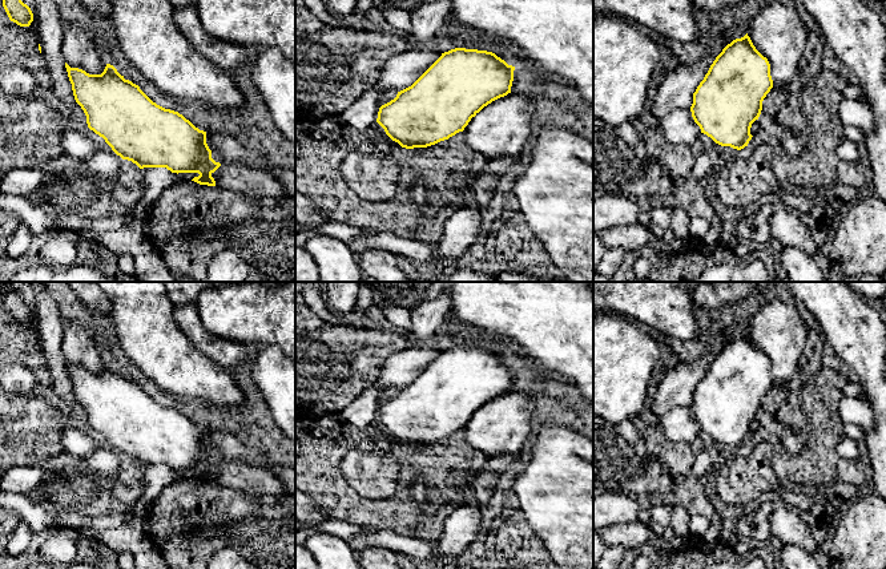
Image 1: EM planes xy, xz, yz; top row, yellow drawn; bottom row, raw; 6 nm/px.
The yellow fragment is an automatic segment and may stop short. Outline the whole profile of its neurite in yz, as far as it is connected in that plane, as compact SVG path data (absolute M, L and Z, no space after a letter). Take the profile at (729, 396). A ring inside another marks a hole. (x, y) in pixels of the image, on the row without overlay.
M746 331L728 342L710 363L693 391L692 415L716 441L741 448L753 435L752 421L772 386L770 362Z

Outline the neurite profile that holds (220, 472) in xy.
M242 461L221 463L212 471L212 475L217 485L237 488L250 495L277 496L286 493L283 483L273 472Z

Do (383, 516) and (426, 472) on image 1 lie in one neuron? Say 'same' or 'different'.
same

